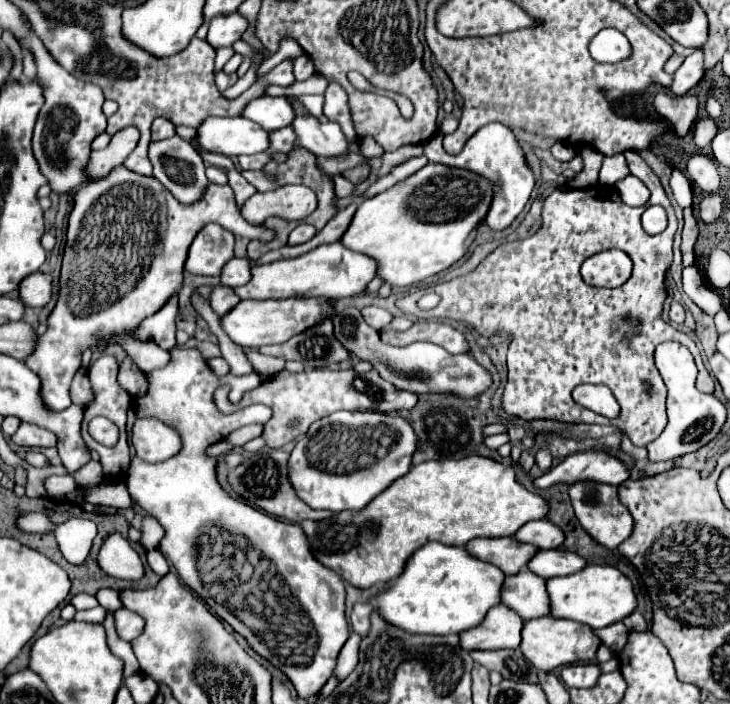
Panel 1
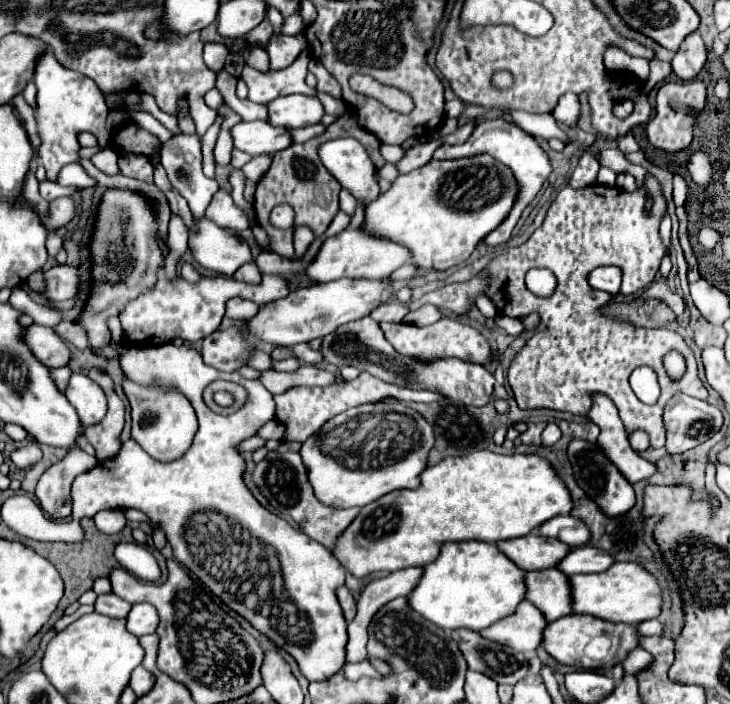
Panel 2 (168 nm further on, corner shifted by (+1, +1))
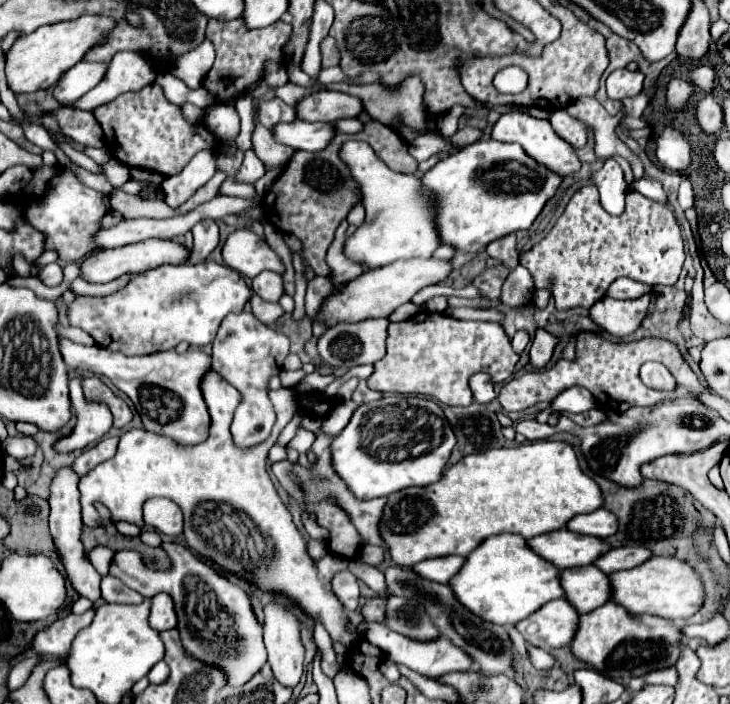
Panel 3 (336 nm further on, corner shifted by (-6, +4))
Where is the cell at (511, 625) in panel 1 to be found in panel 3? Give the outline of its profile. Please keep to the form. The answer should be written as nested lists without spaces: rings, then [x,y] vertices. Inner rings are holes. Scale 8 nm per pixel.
[[[555,599],[545,603],[539,611],[529,615],[525,621],[519,621],[515,629],[525,637],[533,647],[555,649],[569,645],[577,631],[577,611],[565,599]]]

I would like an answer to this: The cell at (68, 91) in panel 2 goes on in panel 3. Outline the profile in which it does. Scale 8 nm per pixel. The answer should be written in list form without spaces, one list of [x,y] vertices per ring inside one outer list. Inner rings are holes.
[[[77,63],[69,71],[61,75],[57,85],[53,87],[53,97],[63,107],[73,107],[75,101],[79,101],[89,89],[93,89],[105,75],[107,65],[95,65],[95,63]]]

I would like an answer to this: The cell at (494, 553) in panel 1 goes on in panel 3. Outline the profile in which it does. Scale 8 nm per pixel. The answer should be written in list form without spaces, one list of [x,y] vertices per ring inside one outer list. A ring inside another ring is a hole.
[[[557,529],[545,535],[537,535],[527,541],[527,545],[547,563],[555,567],[573,567],[573,565],[557,565],[557,563],[591,563],[601,555],[601,551],[607,551],[609,545],[603,539],[587,537],[579,533],[571,533],[567,529]]]

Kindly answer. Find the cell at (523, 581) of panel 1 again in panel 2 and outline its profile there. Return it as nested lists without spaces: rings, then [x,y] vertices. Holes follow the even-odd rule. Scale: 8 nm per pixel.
[[[556,568],[526,572],[526,600],[532,602],[548,622],[572,614],[570,578]]]

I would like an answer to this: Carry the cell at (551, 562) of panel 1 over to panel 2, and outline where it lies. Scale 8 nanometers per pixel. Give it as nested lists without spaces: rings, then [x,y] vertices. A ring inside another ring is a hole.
[[[582,546],[582,548],[574,548],[558,564],[558,570],[562,570],[566,576],[574,576],[588,572],[606,572],[612,564],[614,558],[610,558],[610,554],[606,554],[604,550],[598,550],[594,546]]]

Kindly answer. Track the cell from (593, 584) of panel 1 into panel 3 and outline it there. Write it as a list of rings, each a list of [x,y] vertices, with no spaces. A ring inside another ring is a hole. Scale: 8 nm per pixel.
[[[651,557],[633,569],[611,573],[609,585],[611,585],[611,601],[625,607],[631,615],[655,615],[671,621],[685,621],[693,613],[697,613],[699,607],[703,605],[703,587],[699,577],[693,573],[693,569],[687,563],[675,557]]]

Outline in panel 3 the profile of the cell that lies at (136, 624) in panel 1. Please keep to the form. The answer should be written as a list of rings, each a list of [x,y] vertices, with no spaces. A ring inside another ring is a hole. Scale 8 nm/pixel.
[[[157,593],[157,595],[151,597],[149,601],[151,601],[149,625],[151,625],[155,631],[173,629],[173,627],[177,625],[177,617],[175,617],[173,601],[169,599],[169,595],[165,595],[165,593]]]

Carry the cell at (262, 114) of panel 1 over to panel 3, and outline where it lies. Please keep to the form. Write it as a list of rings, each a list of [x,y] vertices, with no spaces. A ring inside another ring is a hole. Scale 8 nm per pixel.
[[[321,89],[321,91],[315,91],[307,97],[303,97],[295,109],[297,109],[297,119],[301,119],[301,121],[333,123],[337,119],[357,117],[359,111],[363,109],[363,105],[353,95]]]

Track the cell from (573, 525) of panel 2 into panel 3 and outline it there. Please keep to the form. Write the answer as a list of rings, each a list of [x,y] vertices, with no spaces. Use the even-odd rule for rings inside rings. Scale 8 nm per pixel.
[[[601,507],[601,509],[595,509],[591,513],[583,513],[583,515],[573,517],[565,527],[573,533],[607,539],[617,531],[617,519],[611,511],[605,511]]]

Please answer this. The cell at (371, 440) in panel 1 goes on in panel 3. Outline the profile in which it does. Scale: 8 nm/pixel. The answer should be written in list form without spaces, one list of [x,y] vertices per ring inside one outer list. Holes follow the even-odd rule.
[[[389,393],[377,401],[357,407],[347,427],[331,441],[331,465],[357,499],[375,499],[375,497],[387,497],[405,487],[413,485],[425,487],[435,483],[437,479],[441,479],[441,471],[453,447],[455,447],[455,435],[441,407],[435,401],[427,401],[423,397],[413,395]]]

